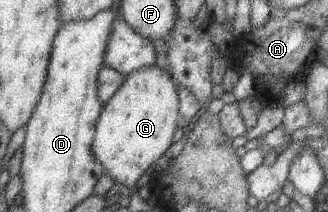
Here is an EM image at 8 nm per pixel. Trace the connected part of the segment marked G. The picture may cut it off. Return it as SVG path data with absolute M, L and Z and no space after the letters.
M155 64L124 76L113 97L102 107L96 121L91 153L117 183L133 191L138 176L151 168L171 145L179 116L177 87L171 75Z

